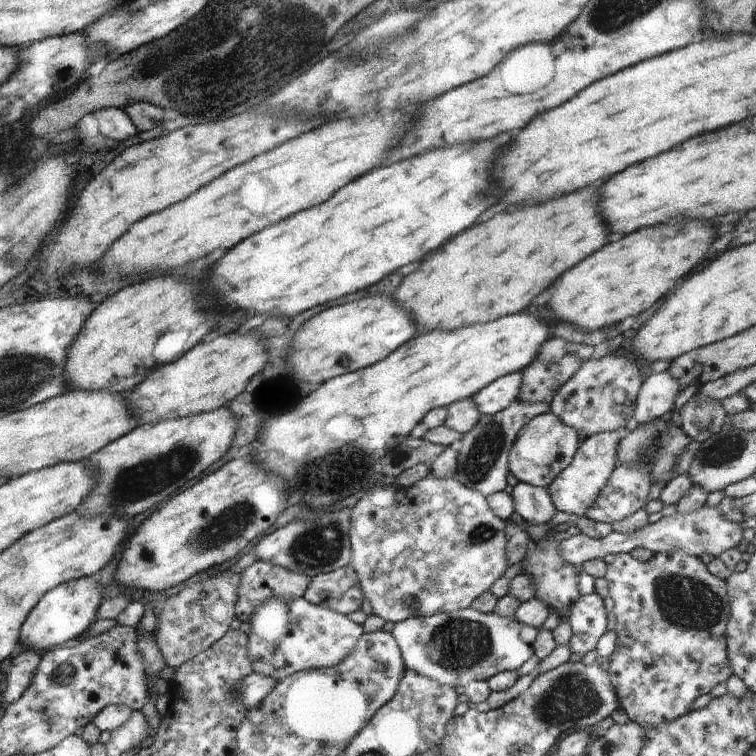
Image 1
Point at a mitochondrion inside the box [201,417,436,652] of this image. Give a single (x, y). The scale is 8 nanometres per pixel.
(341, 470)

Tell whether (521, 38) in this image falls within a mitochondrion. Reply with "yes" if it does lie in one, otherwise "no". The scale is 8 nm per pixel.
no

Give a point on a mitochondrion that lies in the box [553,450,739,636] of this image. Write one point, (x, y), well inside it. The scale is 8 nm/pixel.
(685, 601)

